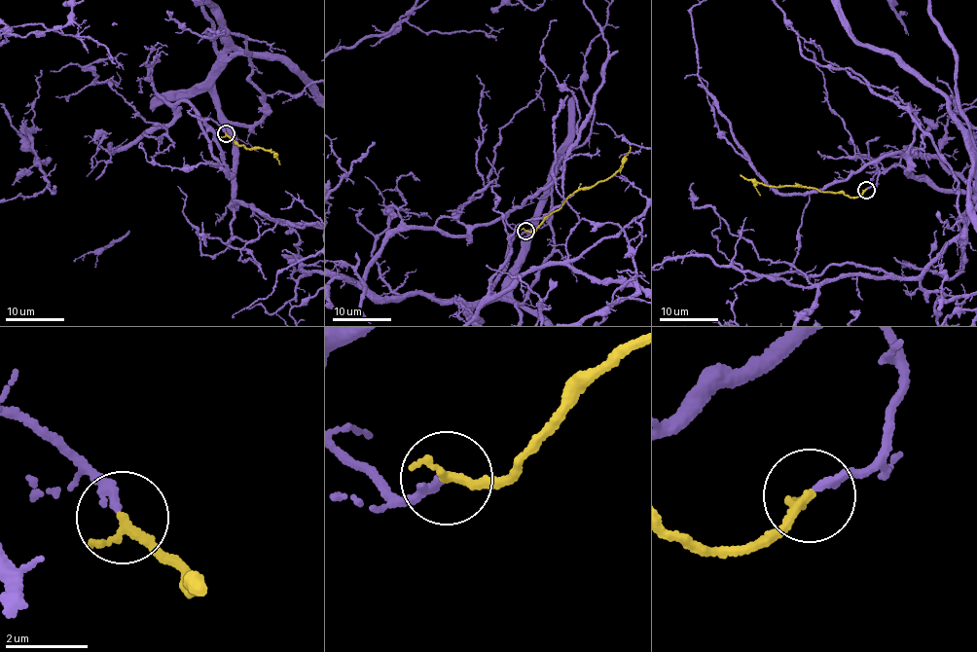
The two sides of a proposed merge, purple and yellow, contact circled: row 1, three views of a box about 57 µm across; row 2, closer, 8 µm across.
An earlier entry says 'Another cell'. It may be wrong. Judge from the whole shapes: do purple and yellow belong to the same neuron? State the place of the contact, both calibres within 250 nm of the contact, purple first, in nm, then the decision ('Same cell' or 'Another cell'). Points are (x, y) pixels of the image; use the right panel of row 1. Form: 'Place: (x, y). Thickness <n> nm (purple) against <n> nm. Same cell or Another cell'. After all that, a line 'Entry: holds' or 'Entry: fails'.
Place: (866, 190). Thickness 200 nm (purple) against 170 nm. Same cell
Entry: fails

